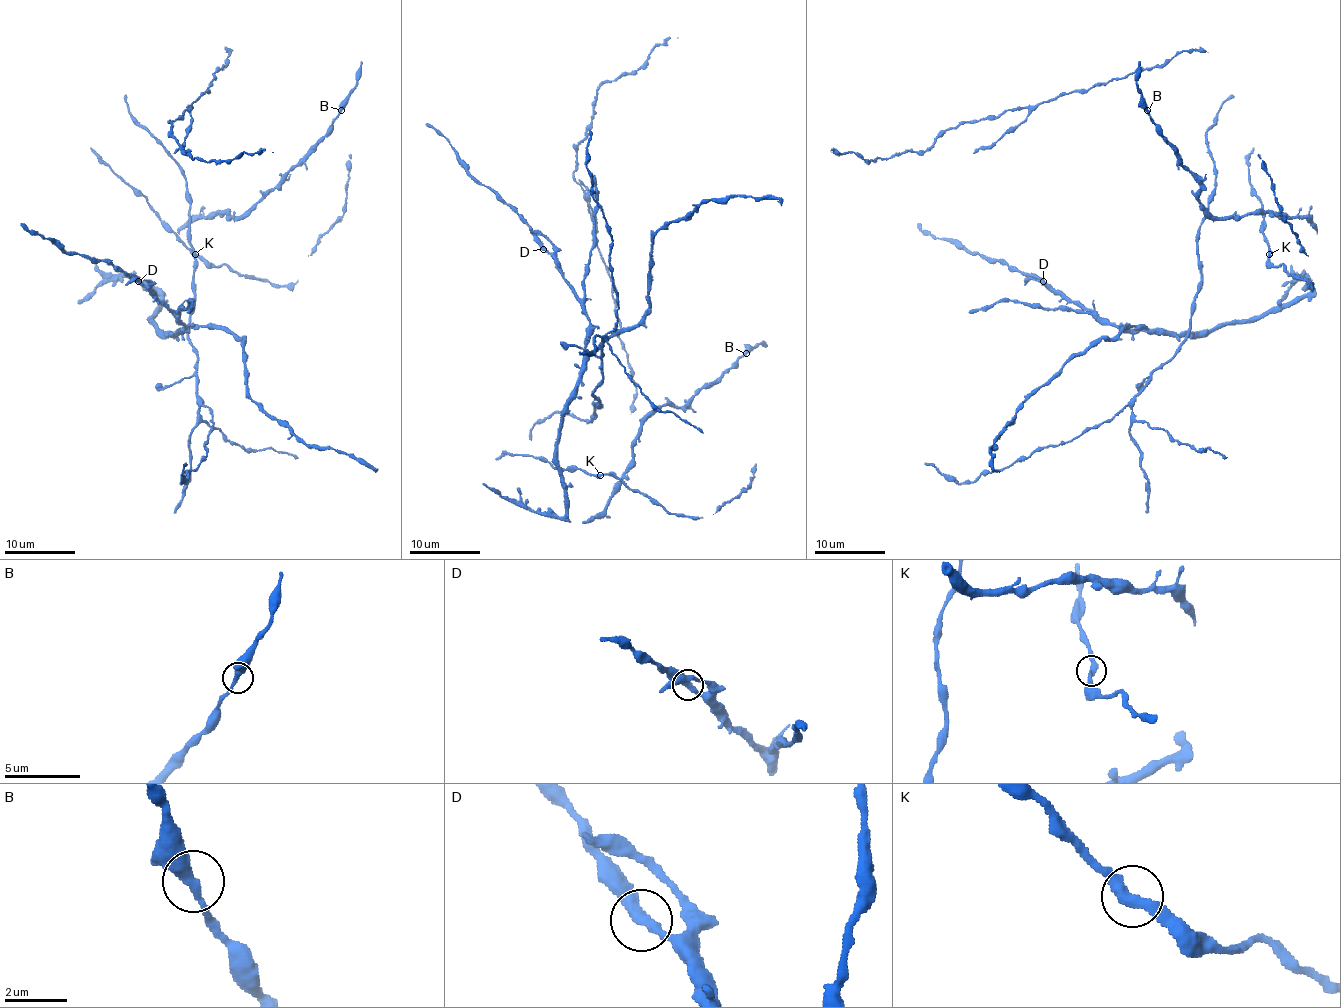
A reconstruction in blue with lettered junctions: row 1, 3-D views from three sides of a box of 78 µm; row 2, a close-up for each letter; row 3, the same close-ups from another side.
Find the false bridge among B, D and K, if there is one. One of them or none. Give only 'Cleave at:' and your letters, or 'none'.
Cleave at: none

